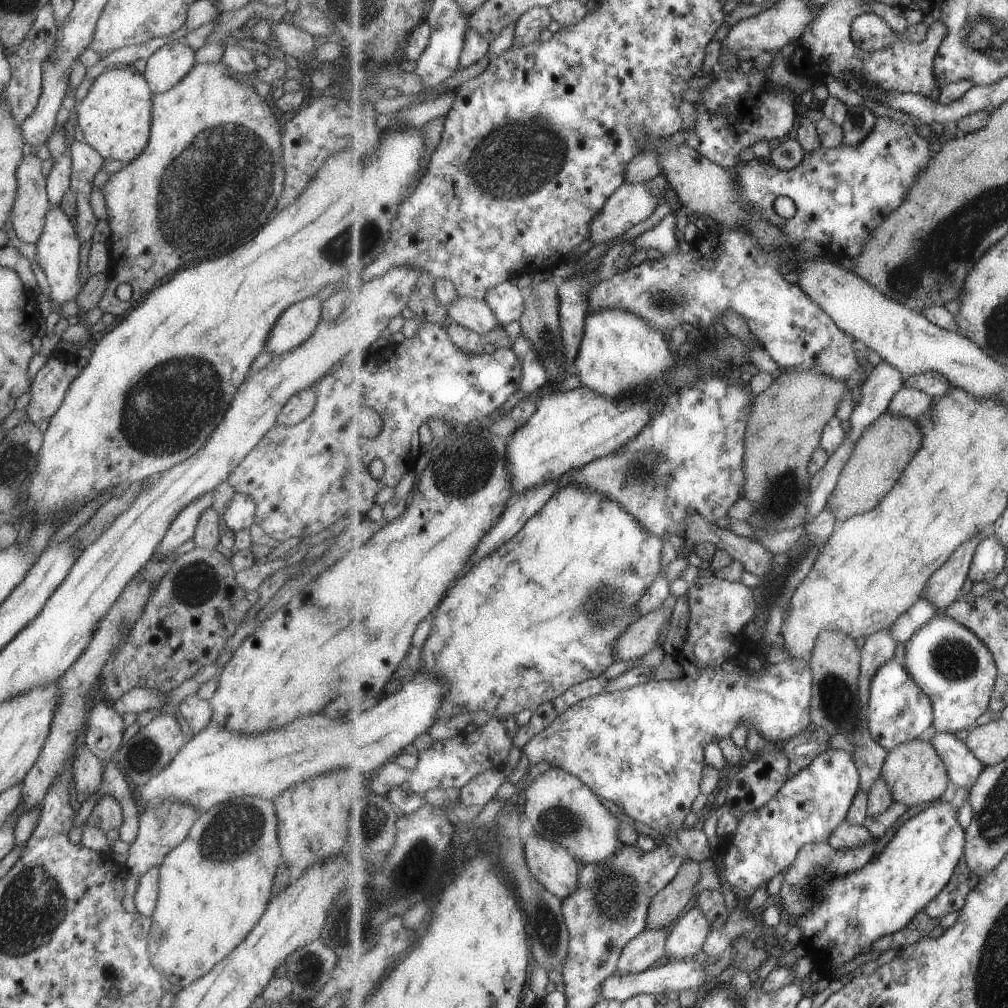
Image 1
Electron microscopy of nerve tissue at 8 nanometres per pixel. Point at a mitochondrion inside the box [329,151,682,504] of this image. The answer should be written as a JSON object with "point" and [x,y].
{"point":[466,467]}

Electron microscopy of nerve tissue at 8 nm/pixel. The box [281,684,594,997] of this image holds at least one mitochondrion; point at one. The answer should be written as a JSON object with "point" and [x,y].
{"point":[547,925]}

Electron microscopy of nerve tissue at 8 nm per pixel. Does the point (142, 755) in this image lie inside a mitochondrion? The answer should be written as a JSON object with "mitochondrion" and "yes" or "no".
{"mitochondrion":"yes"}

